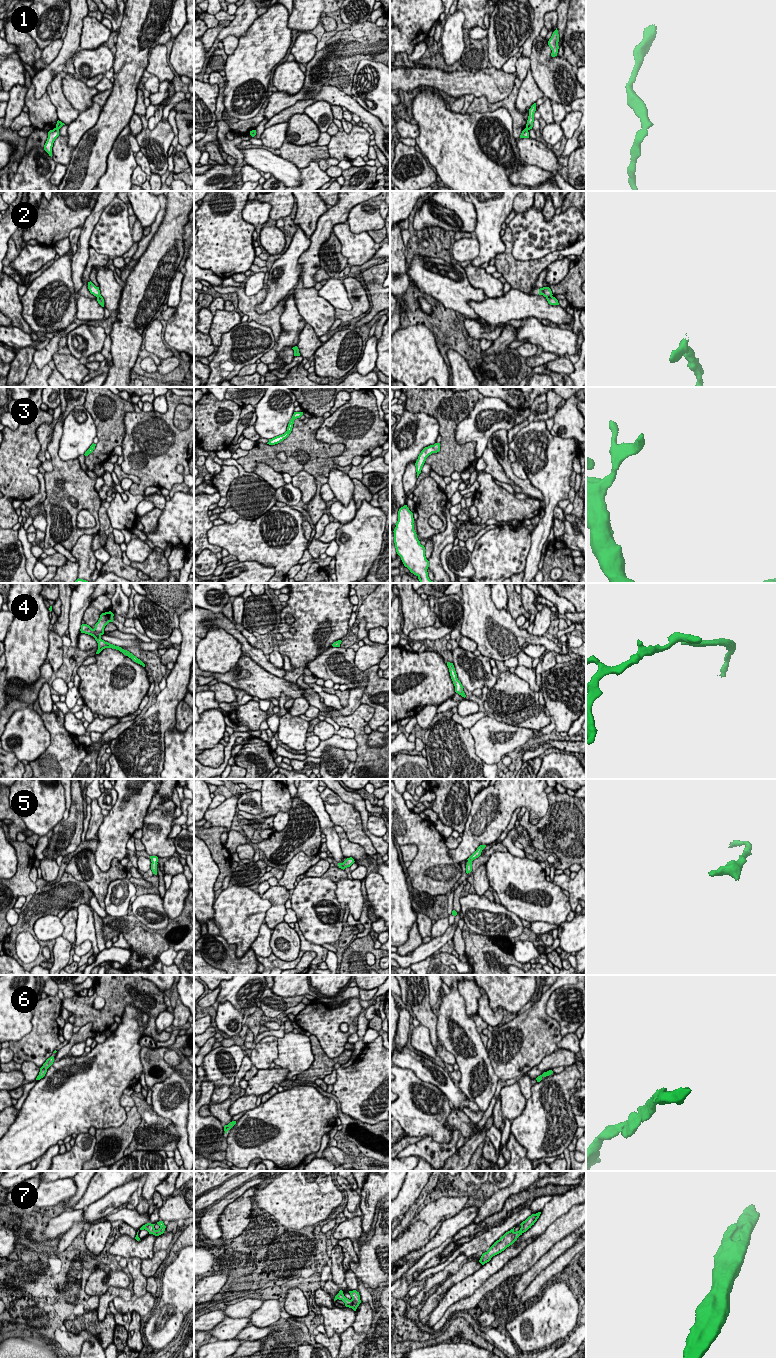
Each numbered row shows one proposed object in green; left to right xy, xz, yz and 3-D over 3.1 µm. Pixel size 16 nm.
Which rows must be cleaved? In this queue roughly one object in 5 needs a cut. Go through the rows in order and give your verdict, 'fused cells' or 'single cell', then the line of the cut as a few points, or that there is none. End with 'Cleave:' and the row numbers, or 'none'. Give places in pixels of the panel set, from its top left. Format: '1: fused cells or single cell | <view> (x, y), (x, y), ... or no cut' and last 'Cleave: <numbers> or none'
1: fused cells | yz (525, 128), (527, 130)
2: single cell | no cut
3: single cell | no cut
4: single cell | no cut
5: single cell | no cut
6: single cell | no cut
7: single cell | no cut
Cleave: 1

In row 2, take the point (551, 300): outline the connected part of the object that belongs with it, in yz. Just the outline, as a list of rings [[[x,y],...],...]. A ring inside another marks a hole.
[[[549,287],[540,288],[539,295],[543,295],[550,305],[559,305],[558,300],[552,296],[553,294]]]

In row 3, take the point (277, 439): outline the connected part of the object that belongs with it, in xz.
[[[294,412],[291,420],[289,421],[287,431],[282,435],[279,435],[279,436],[276,436],[276,437],[274,437],[272,439],[269,439],[269,442],[267,444],[275,445],[275,444],[280,443],[284,439],[286,439],[289,436],[289,434],[291,433],[291,431],[292,431],[294,420],[297,419],[297,418],[300,418],[302,415],[303,415],[303,412]]]

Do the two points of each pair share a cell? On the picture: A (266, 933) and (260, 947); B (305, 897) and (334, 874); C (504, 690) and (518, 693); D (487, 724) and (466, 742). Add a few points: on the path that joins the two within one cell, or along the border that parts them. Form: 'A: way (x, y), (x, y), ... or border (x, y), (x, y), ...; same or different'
A: way (264, 936), (261, 944); same
B: border (322, 876), (328, 877), (335, 882); different
C: way (507, 693), (515, 693); same
D: border (468, 729), (473, 739), (474, 751), (481, 759); different

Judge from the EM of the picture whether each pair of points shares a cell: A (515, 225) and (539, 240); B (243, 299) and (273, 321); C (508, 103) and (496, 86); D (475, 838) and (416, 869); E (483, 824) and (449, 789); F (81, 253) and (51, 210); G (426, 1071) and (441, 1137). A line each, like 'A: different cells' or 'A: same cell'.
A: same cell
B: same cell
C: different cells
D: different cells
E: different cells
F: different cells
G: same cell

